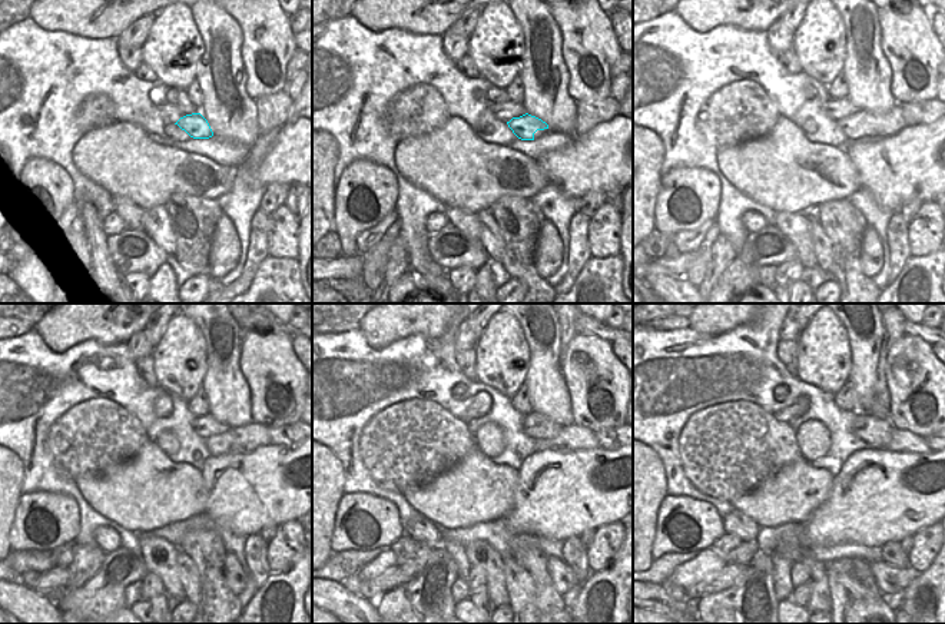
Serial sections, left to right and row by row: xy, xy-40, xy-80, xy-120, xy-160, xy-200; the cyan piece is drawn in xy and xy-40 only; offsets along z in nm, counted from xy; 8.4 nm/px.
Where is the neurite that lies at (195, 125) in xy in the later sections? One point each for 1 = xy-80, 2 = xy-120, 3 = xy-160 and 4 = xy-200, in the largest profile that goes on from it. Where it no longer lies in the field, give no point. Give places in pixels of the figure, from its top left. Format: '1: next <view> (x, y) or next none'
1: next xy-80 (881, 123)
2: next xy-120 (242, 440)
3: next xy-160 (573, 437)
4: next xy-200 (901, 440)

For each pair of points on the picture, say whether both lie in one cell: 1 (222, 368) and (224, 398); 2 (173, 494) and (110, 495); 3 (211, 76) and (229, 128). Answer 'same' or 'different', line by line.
1: same
2: same
3: same

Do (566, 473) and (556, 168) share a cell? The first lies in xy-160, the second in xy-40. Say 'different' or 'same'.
same

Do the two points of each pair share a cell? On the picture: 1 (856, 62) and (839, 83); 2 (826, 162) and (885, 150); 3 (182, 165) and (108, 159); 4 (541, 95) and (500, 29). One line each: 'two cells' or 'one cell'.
1: two cells
2: two cells
3: one cell
4: two cells

